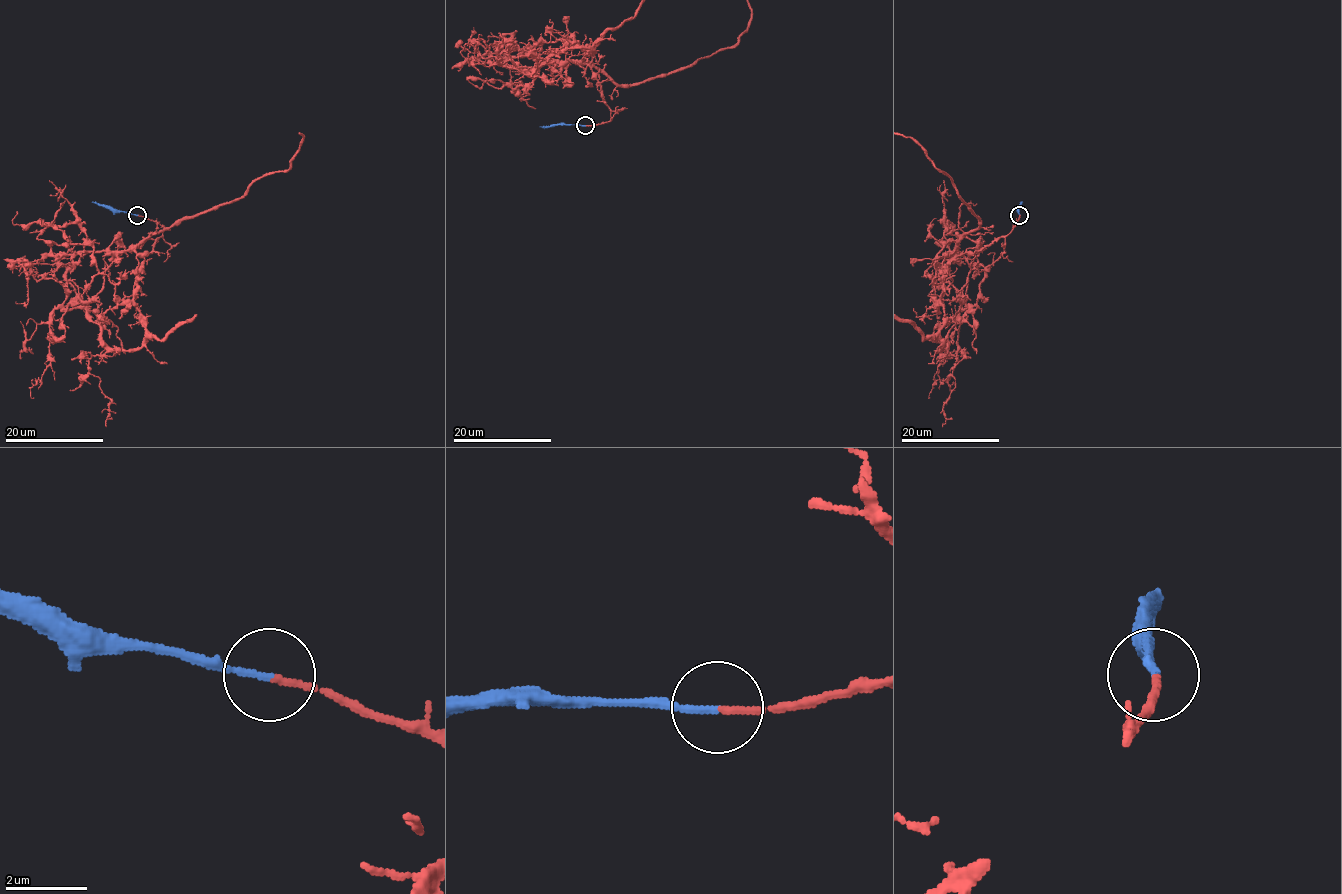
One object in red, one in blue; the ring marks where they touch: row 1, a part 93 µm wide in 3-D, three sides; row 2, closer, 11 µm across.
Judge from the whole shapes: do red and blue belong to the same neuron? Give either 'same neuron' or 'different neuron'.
same neuron

